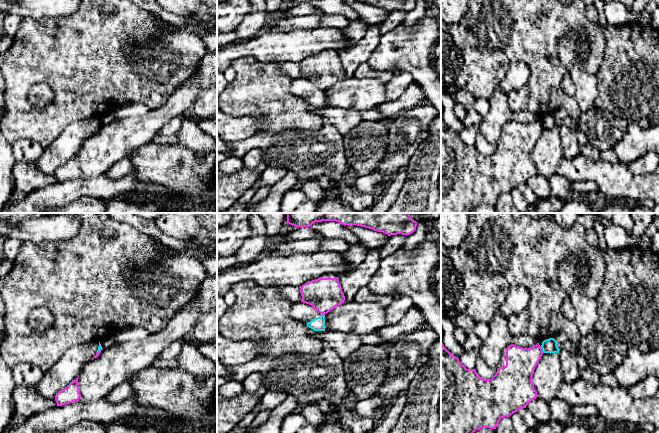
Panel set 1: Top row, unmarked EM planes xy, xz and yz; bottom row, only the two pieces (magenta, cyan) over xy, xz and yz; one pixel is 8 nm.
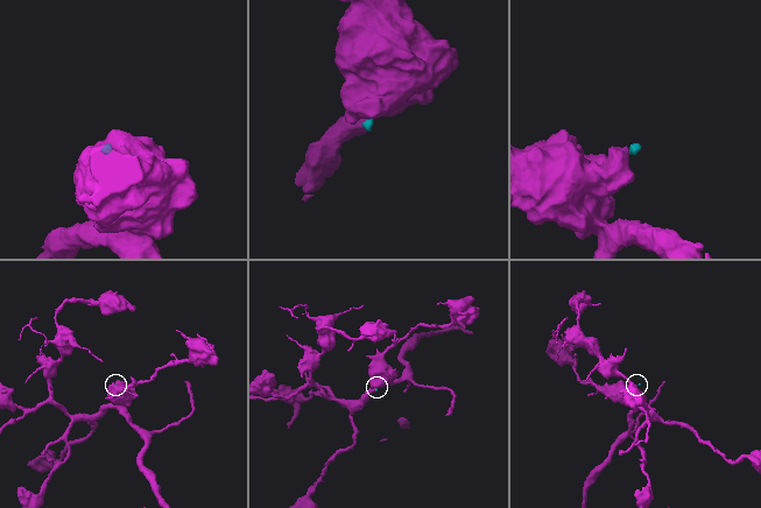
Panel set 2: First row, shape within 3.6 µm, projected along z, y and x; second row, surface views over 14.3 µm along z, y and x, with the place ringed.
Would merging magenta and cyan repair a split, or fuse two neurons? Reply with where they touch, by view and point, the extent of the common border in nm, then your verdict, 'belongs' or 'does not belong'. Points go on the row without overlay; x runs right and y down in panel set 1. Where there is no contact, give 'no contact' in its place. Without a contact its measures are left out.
meets magenta in yz at (541, 125); contact 60 nm long; does not belong

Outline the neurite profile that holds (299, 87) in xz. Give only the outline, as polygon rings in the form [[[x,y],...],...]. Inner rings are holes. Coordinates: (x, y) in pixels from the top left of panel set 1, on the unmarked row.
[[[301,77],[293,79],[290,92],[295,97],[304,98],[307,103],[314,107],[325,107],[325,91],[320,90],[309,80]]]

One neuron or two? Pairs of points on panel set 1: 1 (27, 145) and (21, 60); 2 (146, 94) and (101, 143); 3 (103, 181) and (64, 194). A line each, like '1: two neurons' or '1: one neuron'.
1: two neurons
2: two neurons
3: one neuron

